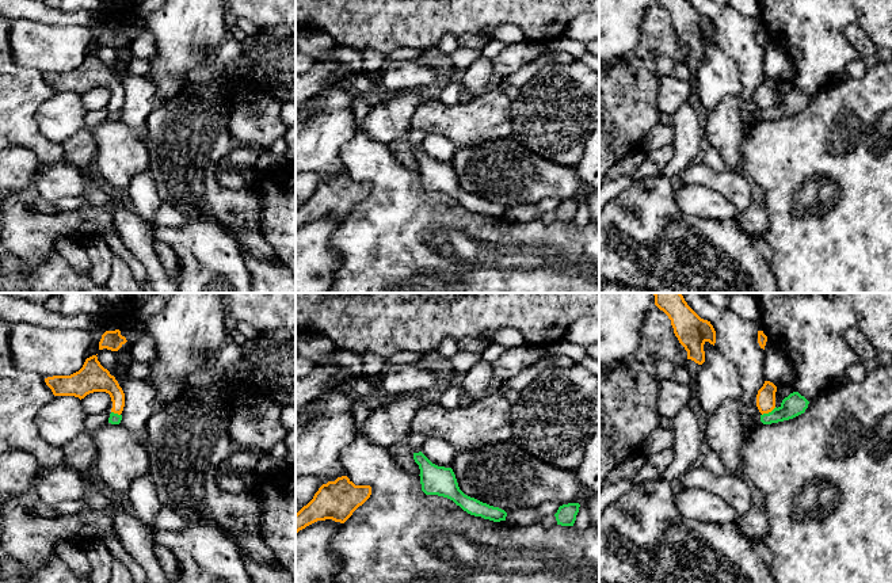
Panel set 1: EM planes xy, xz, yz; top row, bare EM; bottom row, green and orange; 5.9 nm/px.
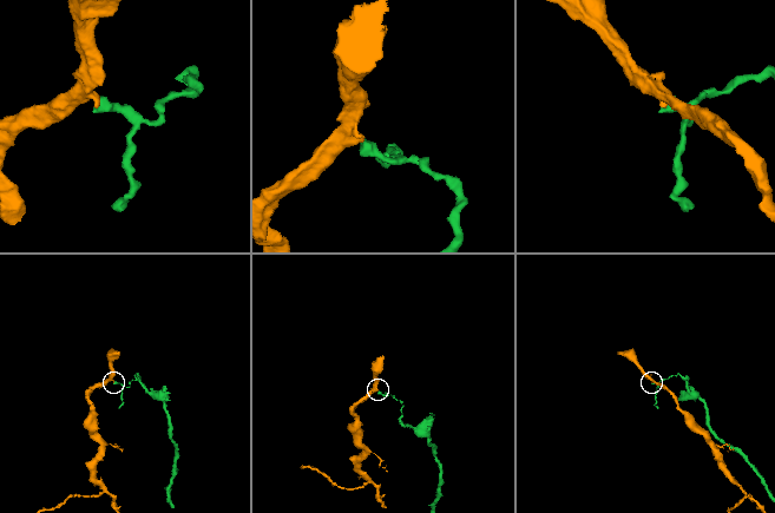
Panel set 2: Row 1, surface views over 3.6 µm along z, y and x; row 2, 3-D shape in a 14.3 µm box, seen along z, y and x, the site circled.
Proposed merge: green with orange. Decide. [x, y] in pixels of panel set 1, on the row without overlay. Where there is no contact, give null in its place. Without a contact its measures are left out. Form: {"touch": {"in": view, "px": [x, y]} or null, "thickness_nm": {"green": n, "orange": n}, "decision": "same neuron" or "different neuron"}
{"touch": {"in": "yz", "px": [769, 109]}, "thickness_nm": {"green": 140, "orange": 110}, "decision": "different neuron"}

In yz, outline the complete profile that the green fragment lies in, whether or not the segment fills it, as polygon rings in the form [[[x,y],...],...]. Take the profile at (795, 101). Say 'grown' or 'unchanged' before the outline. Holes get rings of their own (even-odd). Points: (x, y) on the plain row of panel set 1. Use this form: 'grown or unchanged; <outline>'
unchanged; [[[793,88],[782,96],[778,104],[775,103],[771,108],[761,111],[761,118],[763,121],[771,121],[793,115],[804,110],[808,100],[809,98],[804,92],[798,88]]]

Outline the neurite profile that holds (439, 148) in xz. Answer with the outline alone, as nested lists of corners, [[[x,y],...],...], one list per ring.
[[[427,133],[420,146],[432,160],[451,164],[457,146],[445,136]]]

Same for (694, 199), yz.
[[[676,183],[675,201],[685,214],[698,218],[727,221],[739,217],[728,199],[701,184]]]

